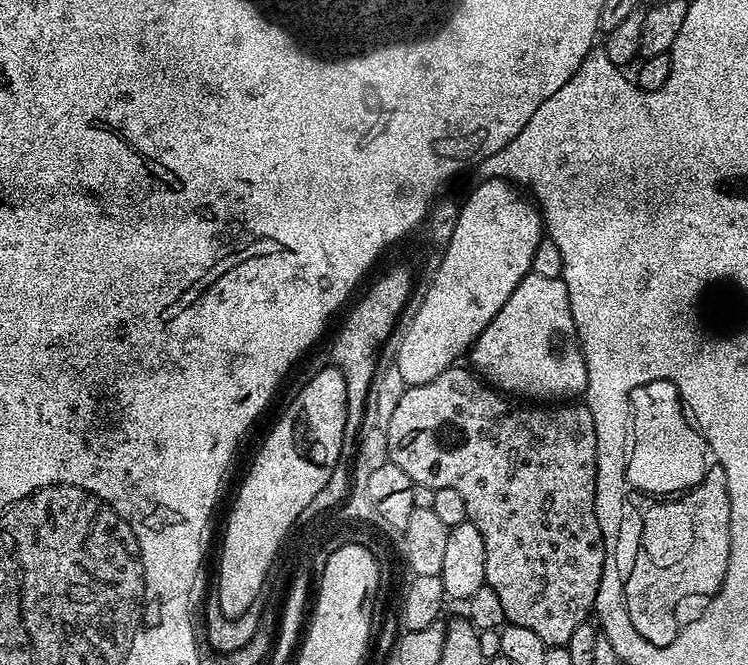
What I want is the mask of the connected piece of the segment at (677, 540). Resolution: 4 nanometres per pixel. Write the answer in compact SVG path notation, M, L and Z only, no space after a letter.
M717 464L710 474L702 478L695 488L671 498L661 498L644 508L644 530L640 536L640 550L632 566L626 572L624 597L634 622L634 630L646 642L657 648L659 644L670 644L675 629L672 605L692 595L709 597L719 593L730 562L730 506L728 484L722 482L721 467Z

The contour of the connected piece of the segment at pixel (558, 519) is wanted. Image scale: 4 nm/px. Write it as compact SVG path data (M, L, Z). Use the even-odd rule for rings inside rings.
M453 366L448 368L442 374L438 374L438 378L434 378L425 384L413 384L405 387L402 394L402 402L398 402L398 407L395 408L392 421L390 422L388 459L391 463L402 466L402 470L406 470L406 474L410 474L413 485L435 489L453 488L454 490L458 490L458 494L462 494L462 498L466 502L467 523L478 526L478 534L482 534L482 542L486 546L486 578L484 579L484 583L490 585L494 590L494 594L498 594L499 600L502 601L505 621L510 624L517 624L518 626L526 626L526 630L534 630L534 634L538 634L538 638L542 638L542 642L549 646L567 645L570 634L574 634L574 630L578 630L578 626L585 623L589 619L590 613L595 609L598 582L602 578L602 566L604 565L604 539L602 538L602 530L598 526L598 518L594 514L594 494L596 493L596 427L594 426L594 418L590 414L587 403L584 402L564 402L559 406L532 406L536 408L527 408L524 405L527 403L513 402L507 395L501 394L491 384L481 379L475 371L469 370L467 367L465 367L466 369L460 367Z

